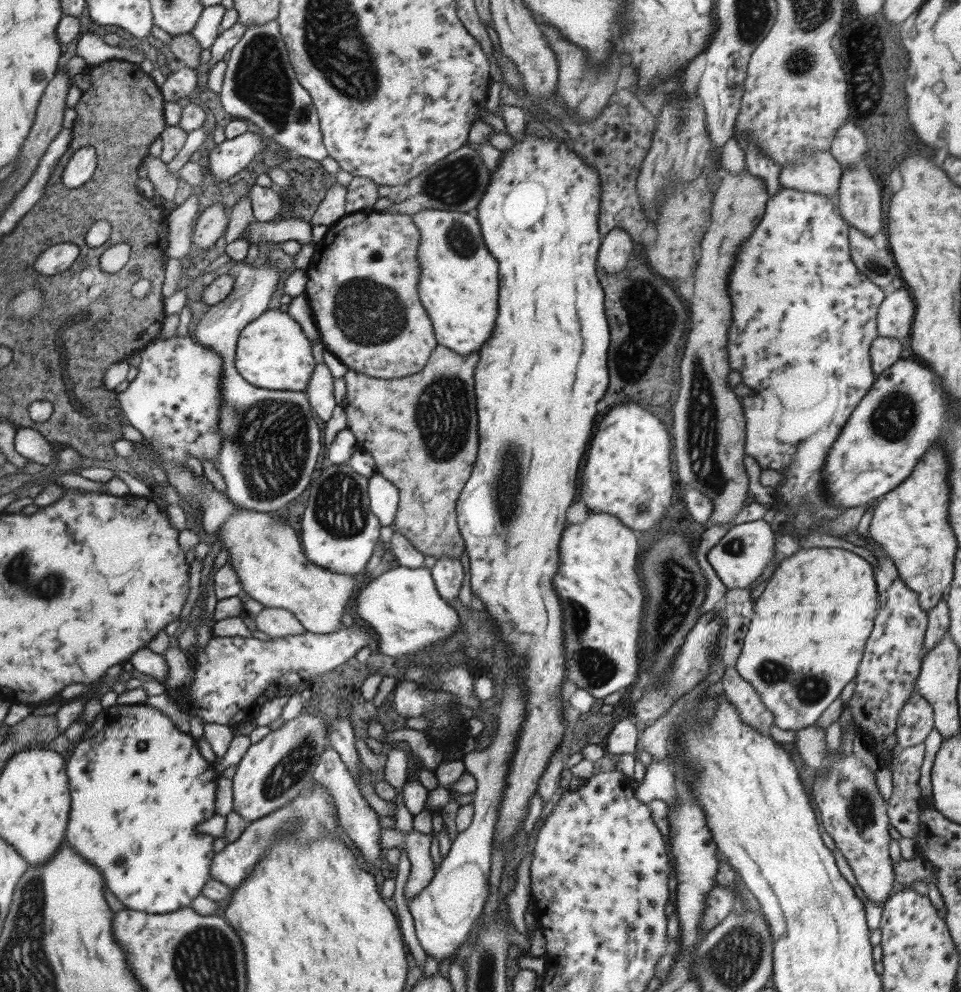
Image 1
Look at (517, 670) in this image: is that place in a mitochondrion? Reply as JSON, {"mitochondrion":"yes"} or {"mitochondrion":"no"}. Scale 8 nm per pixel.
{"mitochondrion":"no"}

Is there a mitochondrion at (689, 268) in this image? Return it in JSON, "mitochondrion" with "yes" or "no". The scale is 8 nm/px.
{"mitochondrion":"no"}

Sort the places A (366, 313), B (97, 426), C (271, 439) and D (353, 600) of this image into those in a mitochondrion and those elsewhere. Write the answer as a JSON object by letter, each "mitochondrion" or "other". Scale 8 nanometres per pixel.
{"A":"mitochondrion","B":"mitochondrion","C":"mitochondrion","D":"other"}

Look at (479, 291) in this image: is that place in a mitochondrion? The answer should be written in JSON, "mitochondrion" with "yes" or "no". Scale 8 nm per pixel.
{"mitochondrion":"no"}

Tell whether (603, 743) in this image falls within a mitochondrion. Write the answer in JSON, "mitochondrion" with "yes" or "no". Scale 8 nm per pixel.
{"mitochondrion":"no"}

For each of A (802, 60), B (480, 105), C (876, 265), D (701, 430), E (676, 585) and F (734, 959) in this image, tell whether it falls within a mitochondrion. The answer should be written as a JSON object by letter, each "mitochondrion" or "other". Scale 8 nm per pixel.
{"A":"mitochondrion","B":"other","C":"mitochondrion","D":"mitochondrion","E":"mitochondrion","F":"mitochondrion"}

